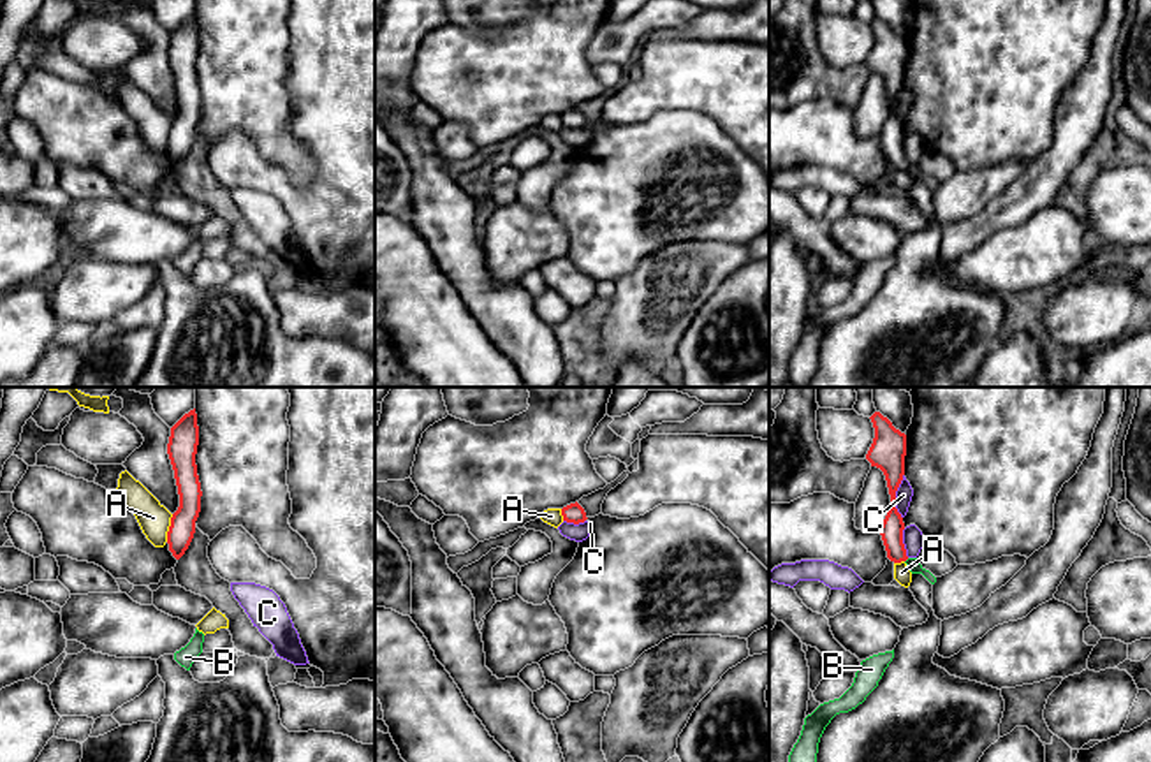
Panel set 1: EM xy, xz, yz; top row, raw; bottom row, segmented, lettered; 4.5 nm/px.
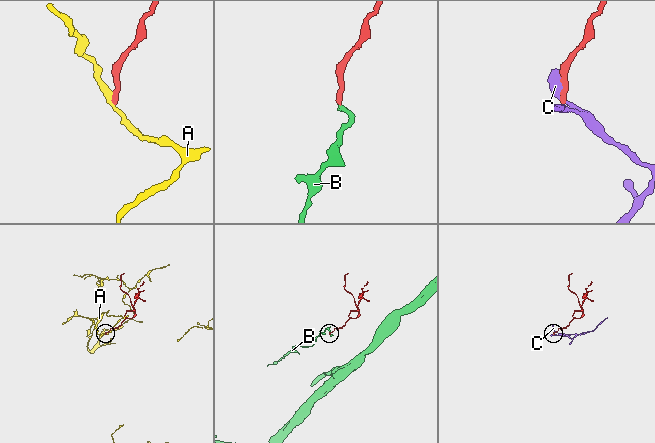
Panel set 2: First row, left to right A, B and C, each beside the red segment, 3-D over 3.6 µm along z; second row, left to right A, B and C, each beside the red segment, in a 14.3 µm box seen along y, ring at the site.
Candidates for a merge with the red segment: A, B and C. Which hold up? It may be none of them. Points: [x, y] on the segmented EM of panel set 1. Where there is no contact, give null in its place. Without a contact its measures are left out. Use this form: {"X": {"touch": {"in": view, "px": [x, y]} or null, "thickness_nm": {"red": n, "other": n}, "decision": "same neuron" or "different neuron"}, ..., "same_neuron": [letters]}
{"A": {"touch": {"in": "xy", "px": [169, 528]}, "thickness_nm": {"red": 120, "other": 140}, "decision": "different neuron"}, "B": {"touch": null, "decision": "same neuron"}, "C": {"touch": {"in": "yz", "px": [894, 497]}, "thickness_nm": {"red": 160, "other": 80}, "decision": "different neuron"}, "same_neuron": ["B"]}

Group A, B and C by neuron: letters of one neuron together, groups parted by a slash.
A / B / C

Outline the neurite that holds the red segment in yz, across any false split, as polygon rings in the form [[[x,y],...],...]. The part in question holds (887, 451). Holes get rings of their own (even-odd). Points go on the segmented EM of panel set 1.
[[[875,412],[869,419],[875,428],[875,438],[866,459],[871,463],[871,466],[883,472],[891,495],[889,512],[880,526],[887,558],[894,563],[905,561],[912,574],[922,574],[931,584],[935,584],[936,577],[926,570],[917,558],[906,556],[903,544],[905,523],[896,509],[896,491],[905,475],[906,435],[896,429],[880,412]]]

